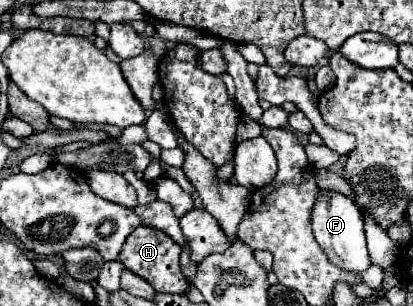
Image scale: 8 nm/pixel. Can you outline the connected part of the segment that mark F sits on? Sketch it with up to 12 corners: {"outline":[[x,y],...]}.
{"outline":[[323,189],[313,235],[333,265],[371,267],[363,213],[349,197]]}

